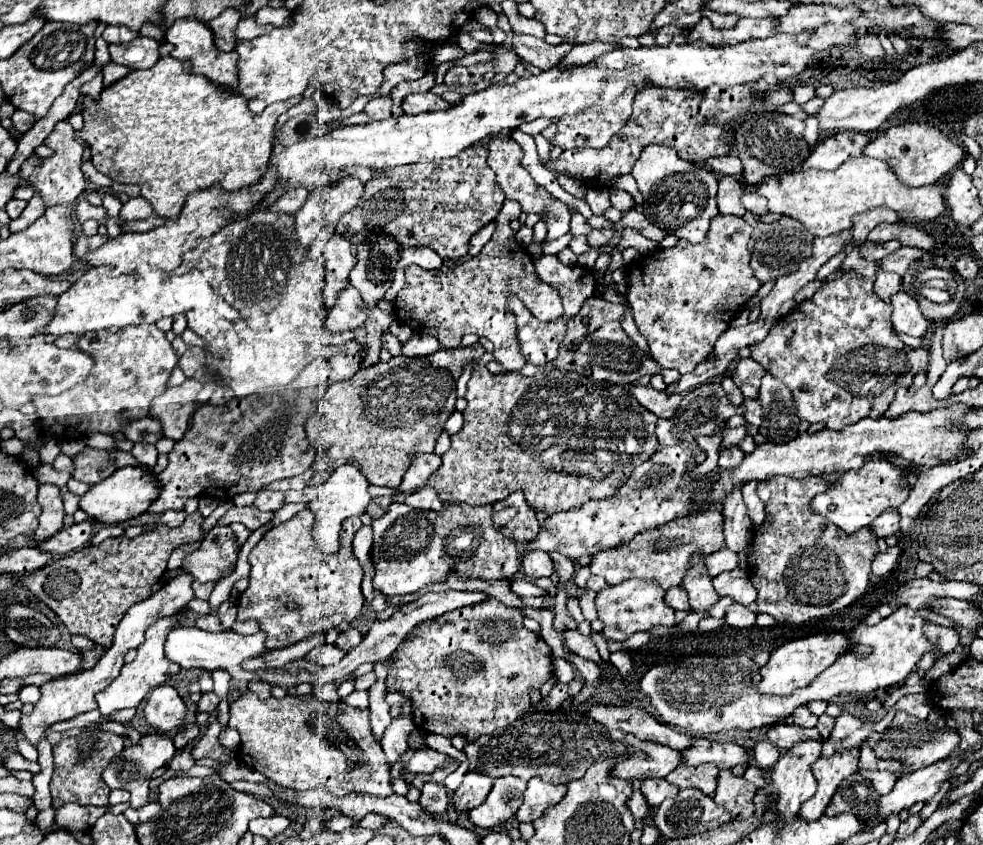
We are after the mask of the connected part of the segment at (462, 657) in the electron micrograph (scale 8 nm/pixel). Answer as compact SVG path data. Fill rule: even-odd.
M486 599L482 603L476 603L476 605L470 605L470 607L462 607L462 609L454 609L450 613L444 613L442 617L424 621L412 633L408 633L406 639L396 649L394 661L388 667L386 689L388 691L400 691L400 693L404 693L412 701L412 719L414 719L418 729L424 729L428 733L438 733L438 735L444 735L444 737L452 737L454 733L462 731L468 741L476 741L480 735L492 735L496 729L502 729L502 727L510 725L512 721L516 721L518 717L522 717L532 707L532 701L528 697L530 689L532 687L540 689L552 677L552 653L550 653L550 647L544 643L544 639L540 635L528 631L522 621L524 621L524 617L522 617L522 613L518 609L510 609L510 607L502 605L496 599Z

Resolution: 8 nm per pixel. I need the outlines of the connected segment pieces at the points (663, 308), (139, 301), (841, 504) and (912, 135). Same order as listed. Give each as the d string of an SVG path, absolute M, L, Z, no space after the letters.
M716 215L702 243L692 245L680 239L670 249L642 253L630 267L626 265L626 295L634 311L634 323L646 337L656 363L684 375L714 357L714 343L730 327L728 321L742 313L760 289L760 281L754 279L750 267L750 231L752 227L740 217Z
M92 267L76 283L72 283L68 291L64 291L58 297L58 305L54 309L54 317L52 317L52 321L46 327L42 327L40 333L56 335L56 337L64 335L64 333L84 335L88 331L102 331L102 329L108 329L108 327L128 327L128 325L140 325L140 323L156 323L162 317L172 317L176 313L185 313L187 327L204 339L202 335L206 335L206 333L202 333L202 331L216 327L216 323L218 325L228 325L228 322L215 321L212 315L210 320L209 318L207 319L206 309L218 313L224 319L236 319L238 317L238 313L204 281L204 277L202 277L202 273L198 269L194 269L190 273L184 273L184 275L172 275L172 277L166 277L166 279L156 279L156 277L140 277L138 279L134 275L116 277L114 273L104 271L104 267Z
M874 457L872 461L866 461L856 471L842 473L828 491L818 493L812 499L812 513L820 513L828 521L832 521L836 527L840 527L846 533L856 533L862 527L870 527L872 521L888 507L898 509L908 493L910 487L900 489L900 477L904 475L904 469L894 465L888 457Z
M904 123L880 133L864 147L864 155L888 161L888 165L900 177L900 181L904 181L904 185L920 187L932 185L950 175L958 167L958 163L962 163L966 151L956 145L954 139L944 131L938 131L926 123Z

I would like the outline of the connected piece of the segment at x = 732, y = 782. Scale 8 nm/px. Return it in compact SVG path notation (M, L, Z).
M720 771L714 801L724 805L734 819L748 819L754 815L756 787L744 777L732 775L732 771Z

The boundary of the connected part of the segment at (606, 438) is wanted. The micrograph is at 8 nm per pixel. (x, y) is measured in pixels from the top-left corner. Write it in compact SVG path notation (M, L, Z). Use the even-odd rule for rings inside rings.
M476 363L468 381L466 401L464 429L450 437L452 447L442 455L440 469L428 479L428 485L436 489L442 501L486 505L522 489L536 511L544 511L546 515L570 511L588 499L614 497L616 489L632 477L632 465L640 465L656 453L658 439L654 429L658 419L628 395L628 389L622 385L592 381L560 369L536 373L532 377L522 377L518 373L492 375L486 365ZM560 377L564 377L564 389L556 389Z

